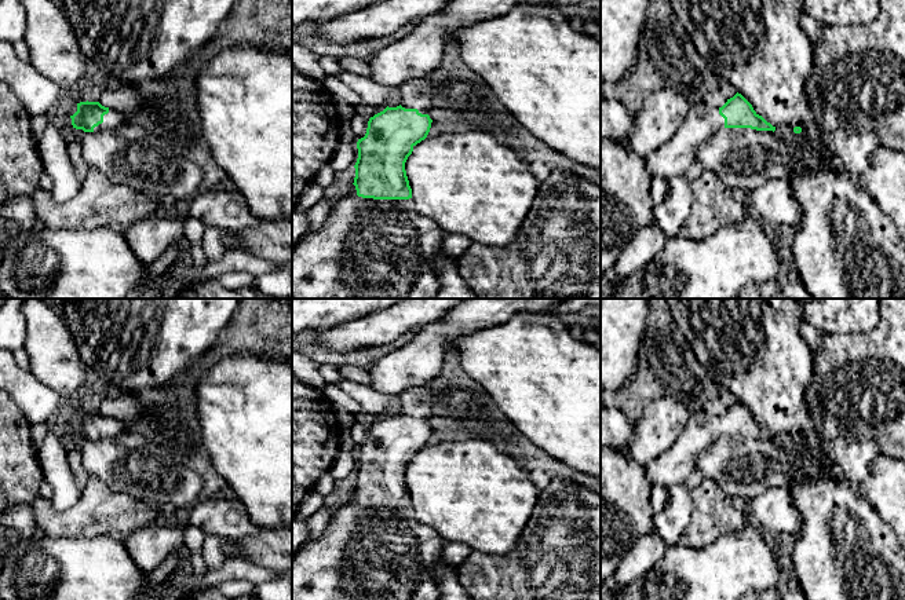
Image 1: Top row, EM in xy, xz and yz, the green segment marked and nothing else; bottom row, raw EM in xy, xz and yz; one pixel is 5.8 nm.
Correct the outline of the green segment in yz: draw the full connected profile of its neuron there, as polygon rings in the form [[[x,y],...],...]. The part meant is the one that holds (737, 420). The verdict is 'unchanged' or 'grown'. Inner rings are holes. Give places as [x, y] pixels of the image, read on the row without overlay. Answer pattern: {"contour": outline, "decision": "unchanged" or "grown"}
{"contour": [[[738,400],[722,416],[704,410],[694,411],[678,440],[646,465],[652,484],[667,490],[674,484],[685,484],[689,475],[696,471],[698,456],[722,436],[776,439],[776,435],[759,424]]], "decision": "grown"}

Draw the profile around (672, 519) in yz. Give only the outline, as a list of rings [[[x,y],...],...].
[[[674,484],[668,489],[664,506],[654,513],[656,533],[667,546],[679,544],[691,519],[693,502],[690,490],[685,484]]]

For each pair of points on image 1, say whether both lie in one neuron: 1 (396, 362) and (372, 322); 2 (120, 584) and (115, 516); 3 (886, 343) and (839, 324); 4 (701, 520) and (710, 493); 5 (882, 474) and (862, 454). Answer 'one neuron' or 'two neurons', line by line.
1: two neurons
2: two neurons
3: two neurons
4: one neuron
5: two neurons

